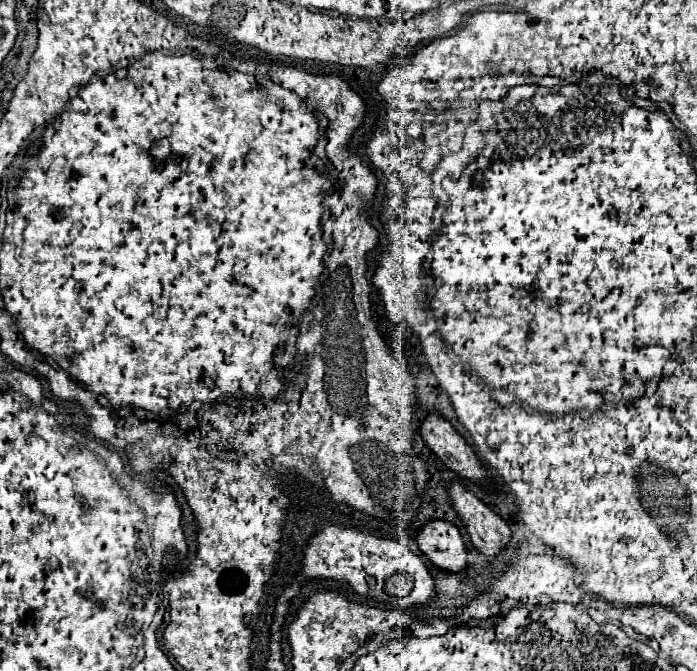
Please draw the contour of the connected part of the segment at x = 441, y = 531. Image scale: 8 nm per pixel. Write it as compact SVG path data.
M433 519L417 531L417 545L427 559L443 571L459 573L467 565L467 547L459 529L443 519Z

